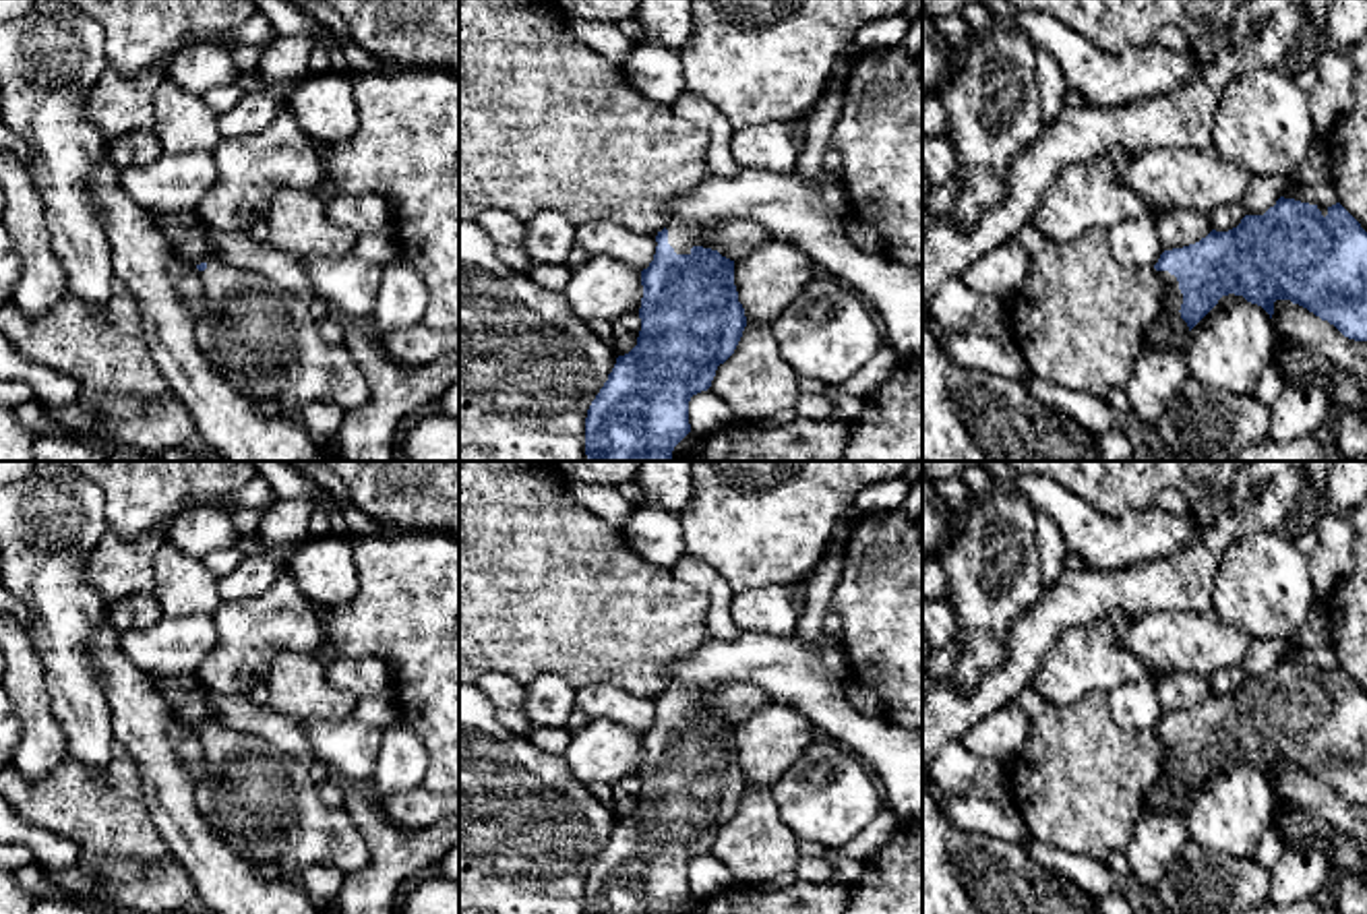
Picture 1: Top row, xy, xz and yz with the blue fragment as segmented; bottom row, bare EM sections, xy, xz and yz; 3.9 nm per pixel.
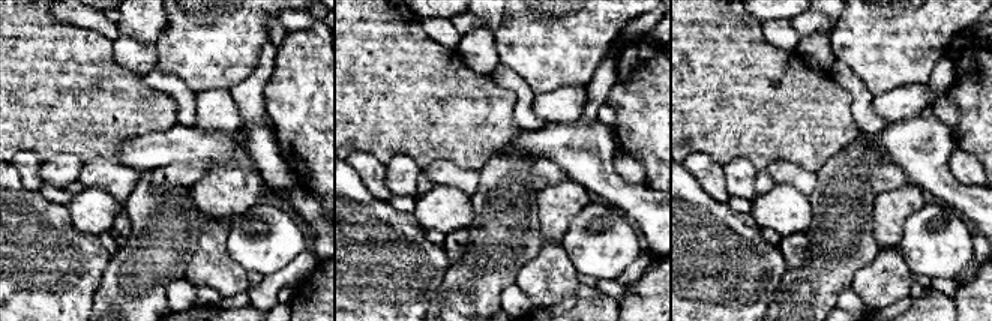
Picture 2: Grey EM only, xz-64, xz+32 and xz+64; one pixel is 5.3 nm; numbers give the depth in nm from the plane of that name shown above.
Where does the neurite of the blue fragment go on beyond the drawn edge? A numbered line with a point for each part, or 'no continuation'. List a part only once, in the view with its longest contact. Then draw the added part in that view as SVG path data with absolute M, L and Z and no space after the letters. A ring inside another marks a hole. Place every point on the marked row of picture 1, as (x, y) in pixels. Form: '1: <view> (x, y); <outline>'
1: yz (1173, 329); M1156 271L1158 281L1162 285L1162 300L1173 298L1175 302L1171 304L1168 316L1164 318L1162 312L1158 318L1144 331L1142 343L1154 341L1154 343L1181 343L1185 345L1189 337L1189 327L1181 318L1181 304L1183 304L1183 294L1179 290L1179 281L1175 275L1168 271Z

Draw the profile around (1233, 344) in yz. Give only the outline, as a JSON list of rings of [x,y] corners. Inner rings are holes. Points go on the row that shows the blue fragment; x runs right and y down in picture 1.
[[[1228,294],[1189,331],[1187,370],[1216,393],[1253,395],[1259,376],[1272,366],[1276,345],[1270,314]]]

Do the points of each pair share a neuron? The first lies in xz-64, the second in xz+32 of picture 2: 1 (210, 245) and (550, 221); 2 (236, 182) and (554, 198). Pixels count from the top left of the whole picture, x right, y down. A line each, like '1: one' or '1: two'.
1: two
2: one

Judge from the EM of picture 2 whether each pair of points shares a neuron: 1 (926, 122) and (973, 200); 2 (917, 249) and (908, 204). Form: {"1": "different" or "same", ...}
{"1": "same", "2": "different"}

